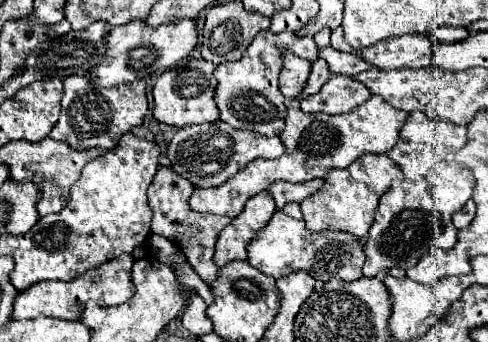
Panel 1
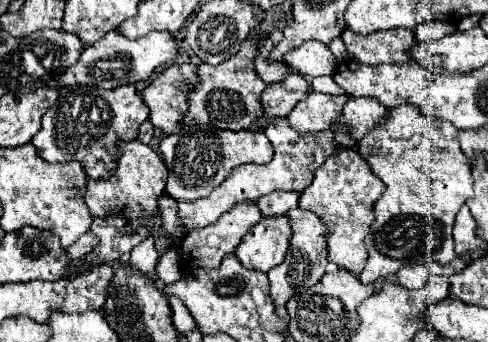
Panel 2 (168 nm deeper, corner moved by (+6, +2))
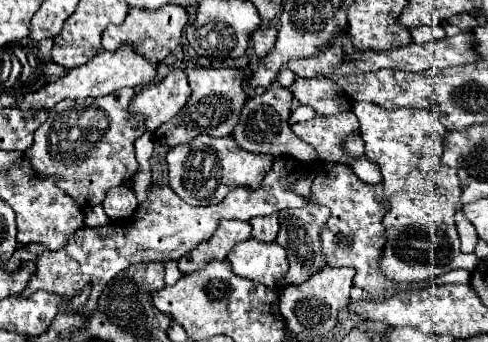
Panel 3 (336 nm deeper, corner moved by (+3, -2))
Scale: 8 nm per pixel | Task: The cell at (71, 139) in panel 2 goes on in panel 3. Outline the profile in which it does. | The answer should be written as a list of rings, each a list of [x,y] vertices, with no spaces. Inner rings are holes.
[[[123,88],[115,94],[97,100],[63,100],[55,108],[49,110],[49,116],[43,126],[35,132],[35,142],[29,150],[25,150],[27,160],[41,176],[59,176],[57,186],[63,188],[69,196],[73,196],[81,206],[95,206],[105,200],[105,194],[121,186],[129,176],[133,176],[139,168],[135,158],[135,140],[145,132],[145,122],[141,116],[129,112],[129,102],[133,100],[135,90]]]

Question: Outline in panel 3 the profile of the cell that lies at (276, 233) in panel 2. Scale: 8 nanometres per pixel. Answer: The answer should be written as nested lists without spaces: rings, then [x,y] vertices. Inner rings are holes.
[[[249,238],[229,252],[227,260],[233,266],[237,276],[249,278],[257,284],[265,284],[267,288],[283,288],[283,278],[287,274],[289,262],[285,250],[273,244],[257,244],[257,240]]]

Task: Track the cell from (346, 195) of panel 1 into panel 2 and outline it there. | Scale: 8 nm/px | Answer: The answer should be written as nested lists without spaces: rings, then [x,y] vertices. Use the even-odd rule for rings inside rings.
[[[342,148],[326,158],[326,162],[316,168],[314,180],[306,192],[300,194],[300,208],[318,212],[322,220],[326,220],[328,226],[328,260],[360,274],[368,252],[364,246],[364,238],[370,230],[370,224],[374,222],[372,208],[376,200],[382,196],[384,184],[370,172],[370,166],[362,156],[352,148]]]

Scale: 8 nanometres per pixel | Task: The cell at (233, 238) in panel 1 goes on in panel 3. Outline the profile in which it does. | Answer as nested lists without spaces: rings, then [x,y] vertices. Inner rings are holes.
[[[221,220],[217,232],[201,242],[197,248],[193,248],[187,256],[179,260],[179,270],[183,274],[195,272],[205,268],[211,260],[225,260],[231,248],[249,238],[249,222],[239,222],[239,220]]]

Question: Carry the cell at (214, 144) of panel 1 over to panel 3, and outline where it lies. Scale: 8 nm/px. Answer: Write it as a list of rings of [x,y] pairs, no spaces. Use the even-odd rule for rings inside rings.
[[[199,134],[189,144],[175,146],[167,152],[169,166],[169,186],[173,192],[191,206],[211,206],[225,198],[235,186],[259,186],[265,172],[271,170],[275,156],[253,154],[243,150],[231,136],[215,138]]]

